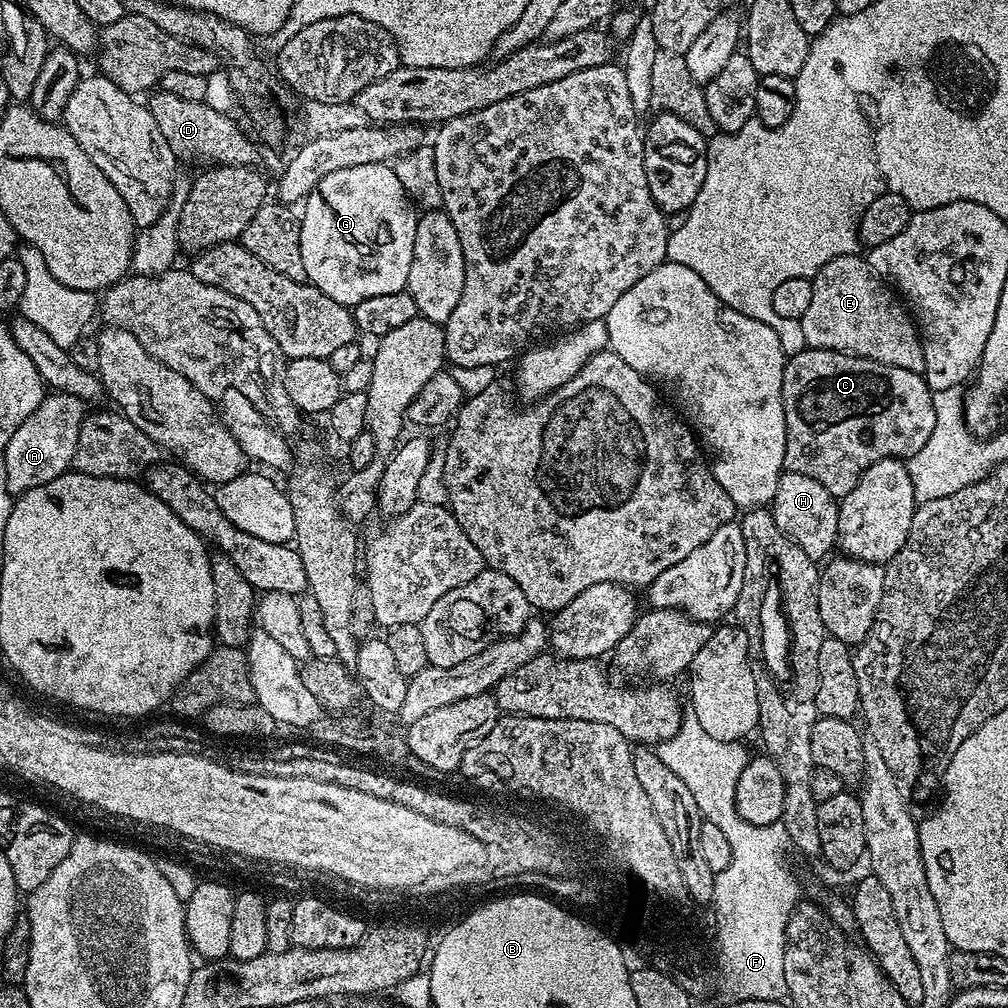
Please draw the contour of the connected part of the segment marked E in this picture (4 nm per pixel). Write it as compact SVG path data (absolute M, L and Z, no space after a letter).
M863 255L839 256L826 262L826 266L822 266L816 271L816 275L811 277L811 282L814 295L810 297L806 314L802 314L798 321L798 328L804 335L803 343L807 347L861 356L867 360L882 362L886 366L898 366L902 370L923 373L924 344L920 341L915 319L898 299L897 293L872 271Z

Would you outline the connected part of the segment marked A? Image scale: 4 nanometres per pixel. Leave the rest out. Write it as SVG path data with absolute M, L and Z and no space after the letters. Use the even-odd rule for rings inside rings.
M64 396L46 398L41 402L39 410L24 419L22 426L14 430L14 438L10 438L10 442L2 450L6 480L13 494L42 486L72 468L74 450L78 446L78 434L82 430L85 415L86 405L83 400Z

